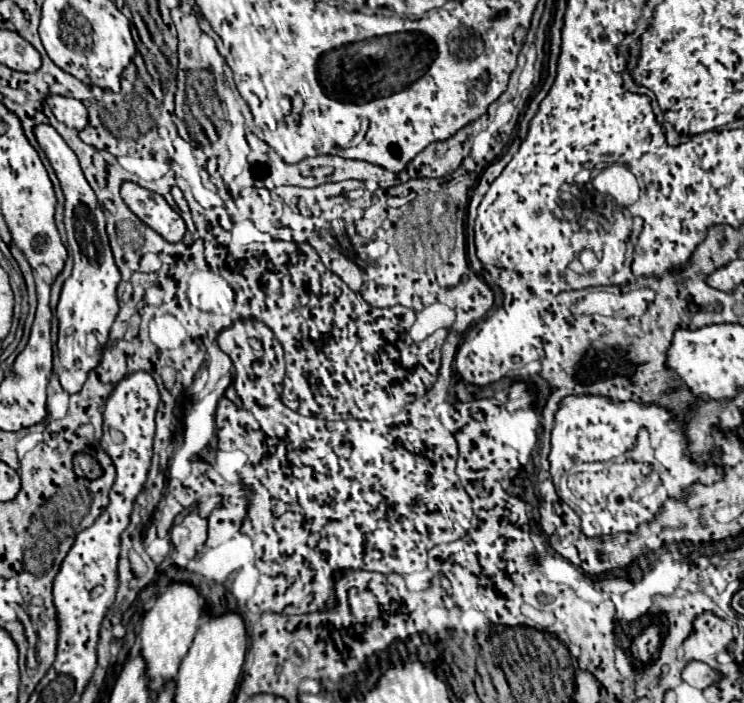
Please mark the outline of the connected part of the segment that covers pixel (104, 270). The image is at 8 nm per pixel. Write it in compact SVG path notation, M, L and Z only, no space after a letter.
M37 124L33 128L33 134L39 146L43 148L47 160L51 162L61 182L61 190L65 194L65 230L67 230L69 248L73 252L73 274L65 280L61 298L57 304L59 321L57 349L59 362L61 362L61 368L57 374L59 374L63 390L67 390L69 394L75 394L83 388L89 372L99 364L99 354L89 356L85 352L85 336L95 334L99 344L103 346L107 342L111 324L119 312L115 290L121 280L121 274L115 266L115 260L109 248L109 240L105 232L105 214L95 198L93 188L83 176L83 170L79 166L75 152L67 146L67 142L51 124Z

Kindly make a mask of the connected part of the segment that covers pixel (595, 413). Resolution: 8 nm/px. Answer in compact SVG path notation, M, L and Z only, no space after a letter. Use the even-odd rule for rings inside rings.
M567 396L561 402L561 408L555 416L555 428L551 432L551 476L557 488L557 494L561 496L563 502L567 502L579 516L581 516L581 526L587 536L607 536L615 532L633 532L643 520L651 520L657 514L659 504L667 498L677 494L679 488L683 488L685 482L715 482L721 478L721 470L715 466L701 468L699 464L693 464L689 458L685 458L685 434L681 428L681 418L675 422L669 422L669 412L665 412L659 406L643 406L637 402L611 402L609 398L601 396ZM641 428L647 428L651 448L655 454L655 466L659 470L659 484L655 490L647 488L647 474L651 472L649 464L641 464L637 460L631 460L629 452L637 448L637 436ZM583 464L605 464L601 470L583 470ZM663 472L671 478L679 478L671 482L669 486L663 482Z

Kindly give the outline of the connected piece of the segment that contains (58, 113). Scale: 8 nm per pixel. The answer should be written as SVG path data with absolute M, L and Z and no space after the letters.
M47 96L47 104L53 110L55 118L63 124L67 124L69 128L81 130L87 124L87 108L83 102L75 100L75 98L67 98L67 96Z

